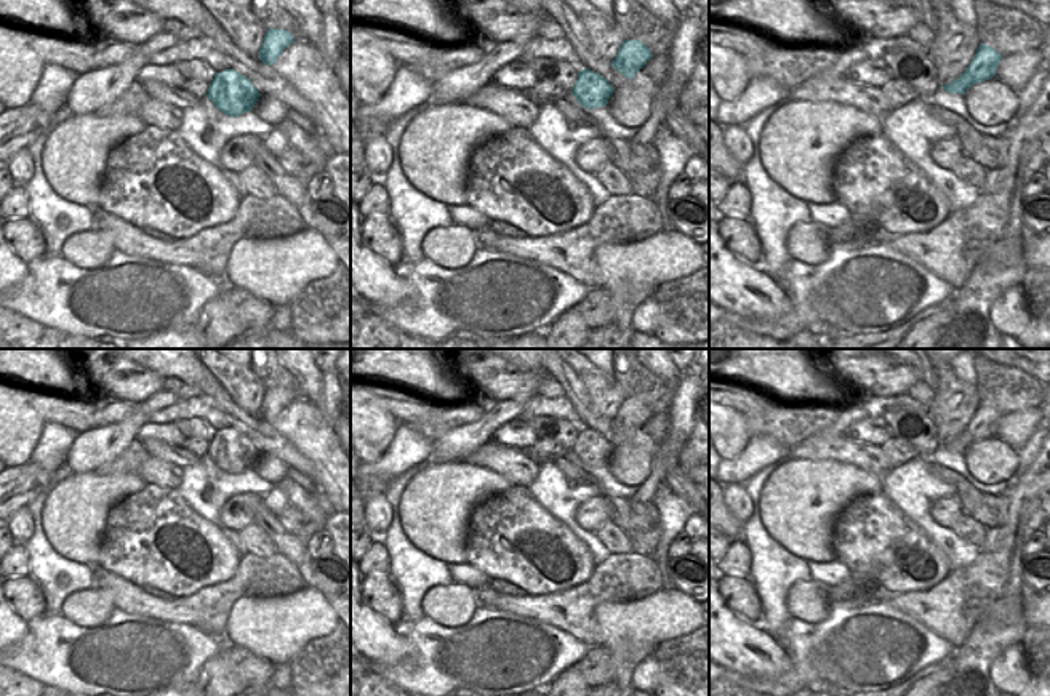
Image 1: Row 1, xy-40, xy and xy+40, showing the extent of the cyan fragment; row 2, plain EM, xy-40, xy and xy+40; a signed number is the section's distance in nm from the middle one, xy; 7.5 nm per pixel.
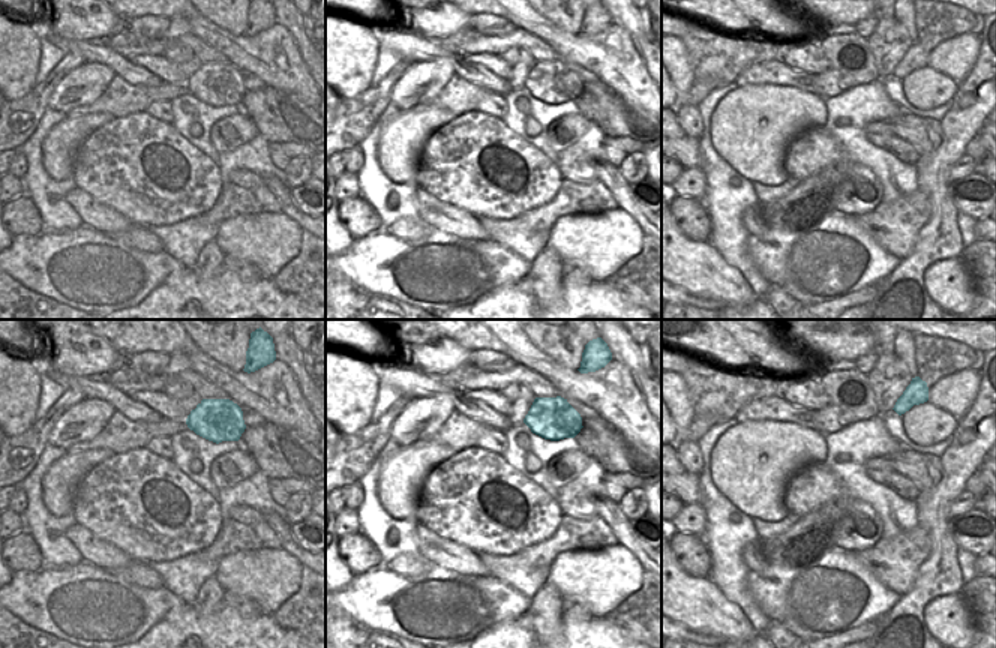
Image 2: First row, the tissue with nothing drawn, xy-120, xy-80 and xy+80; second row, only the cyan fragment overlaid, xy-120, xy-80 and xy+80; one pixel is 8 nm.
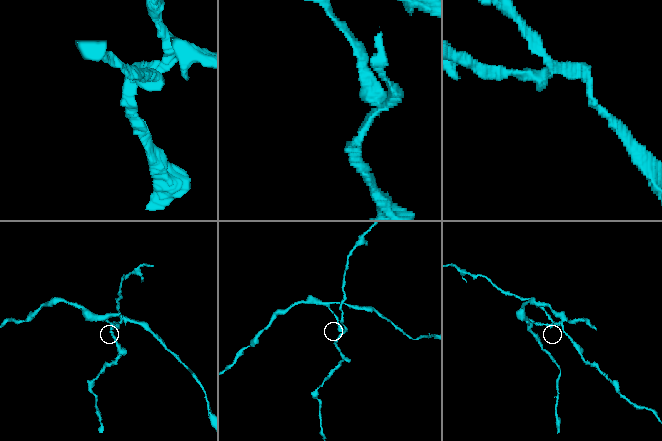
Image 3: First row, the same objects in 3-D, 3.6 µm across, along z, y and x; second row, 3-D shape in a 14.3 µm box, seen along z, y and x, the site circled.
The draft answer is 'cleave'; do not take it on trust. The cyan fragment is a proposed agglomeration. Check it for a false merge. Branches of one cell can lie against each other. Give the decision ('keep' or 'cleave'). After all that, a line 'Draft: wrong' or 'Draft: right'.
cleave
Draft: right

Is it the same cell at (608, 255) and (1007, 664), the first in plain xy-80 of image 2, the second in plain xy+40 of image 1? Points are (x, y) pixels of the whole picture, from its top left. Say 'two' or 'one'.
two

